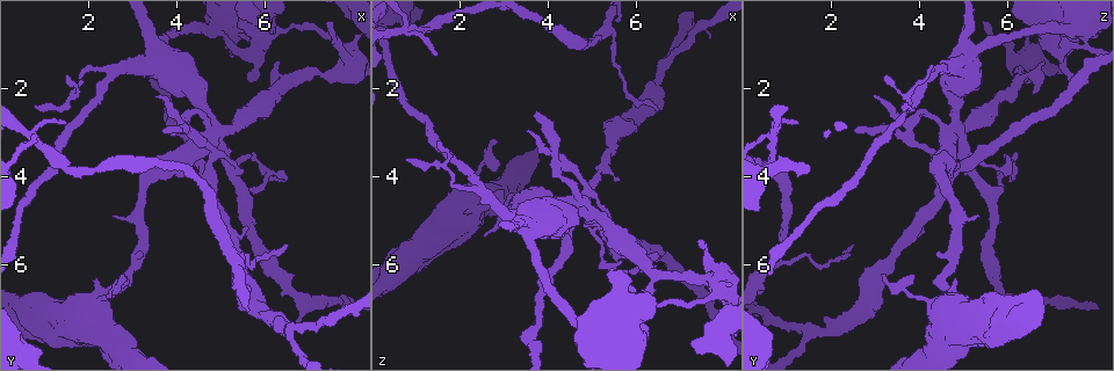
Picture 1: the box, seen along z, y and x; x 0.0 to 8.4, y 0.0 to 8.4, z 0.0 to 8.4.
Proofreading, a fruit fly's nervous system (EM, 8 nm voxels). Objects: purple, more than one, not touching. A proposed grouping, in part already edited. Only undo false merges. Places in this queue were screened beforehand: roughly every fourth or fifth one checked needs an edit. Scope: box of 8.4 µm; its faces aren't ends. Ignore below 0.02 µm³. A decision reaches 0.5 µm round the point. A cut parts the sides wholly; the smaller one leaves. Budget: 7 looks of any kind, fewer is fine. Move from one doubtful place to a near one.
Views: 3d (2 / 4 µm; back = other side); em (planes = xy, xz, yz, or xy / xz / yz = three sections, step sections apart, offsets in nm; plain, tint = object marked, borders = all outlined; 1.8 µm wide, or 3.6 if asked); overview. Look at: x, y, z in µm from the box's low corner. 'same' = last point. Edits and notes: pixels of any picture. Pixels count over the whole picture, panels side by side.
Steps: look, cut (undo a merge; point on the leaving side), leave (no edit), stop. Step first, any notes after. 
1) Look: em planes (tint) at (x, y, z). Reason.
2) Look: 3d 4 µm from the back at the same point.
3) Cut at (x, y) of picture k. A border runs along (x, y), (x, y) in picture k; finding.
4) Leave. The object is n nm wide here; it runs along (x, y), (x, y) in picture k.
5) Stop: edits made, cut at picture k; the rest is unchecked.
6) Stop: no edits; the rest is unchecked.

Look: em planes (plain) at (0.80, 3.05, 0.60). A fork.

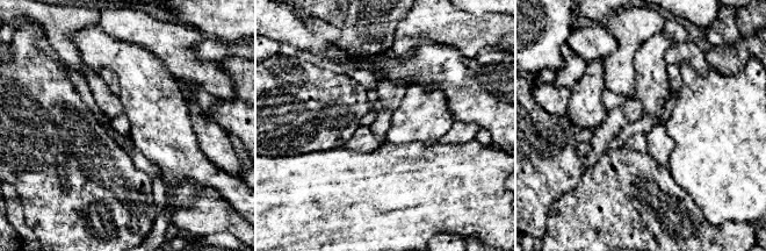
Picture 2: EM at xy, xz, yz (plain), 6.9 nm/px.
Look: em planes (tint) at the same point. Where the object lies.

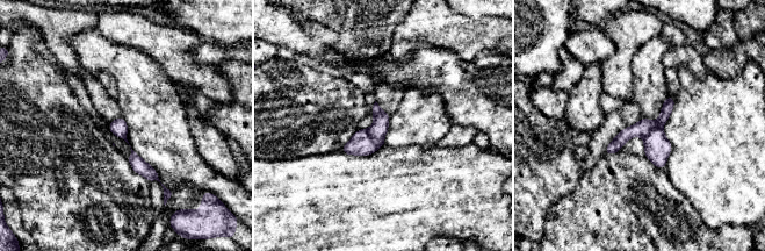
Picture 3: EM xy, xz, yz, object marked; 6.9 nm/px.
Cut at (379, 129) of picture 3. The object is 120 nm wide here; a second cell is stuck on.

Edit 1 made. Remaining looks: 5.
Look: overview. Redraw.

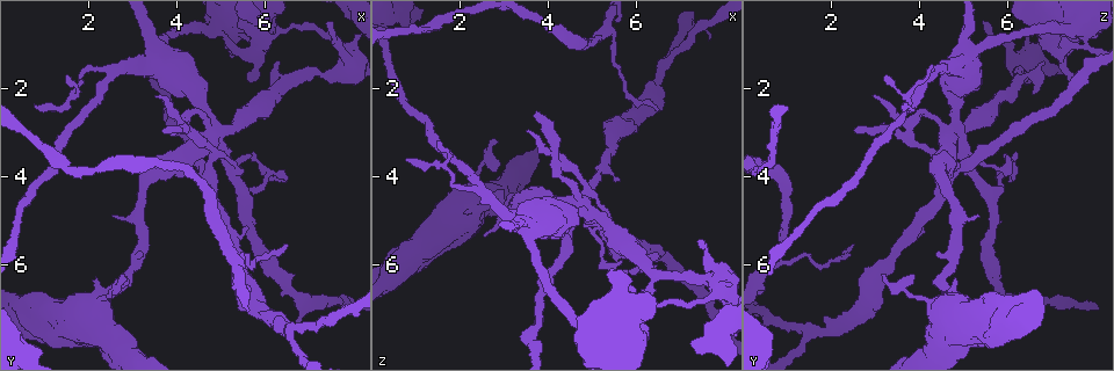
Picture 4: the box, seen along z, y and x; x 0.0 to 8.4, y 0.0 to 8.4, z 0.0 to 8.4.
Look: em planes (tint) at (4.15, 2.85, 3.65). Closes a loop.

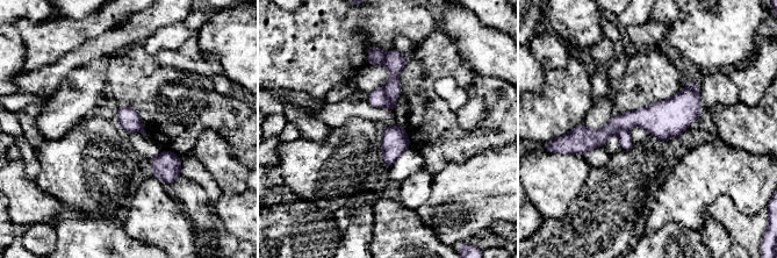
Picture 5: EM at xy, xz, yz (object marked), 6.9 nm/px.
Cut at (626, 143) of picture 5. Two cells meet here.

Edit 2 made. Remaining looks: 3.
Stop: edits made, cut at picture 3, cut at picture 5; the rest is unchecked.

